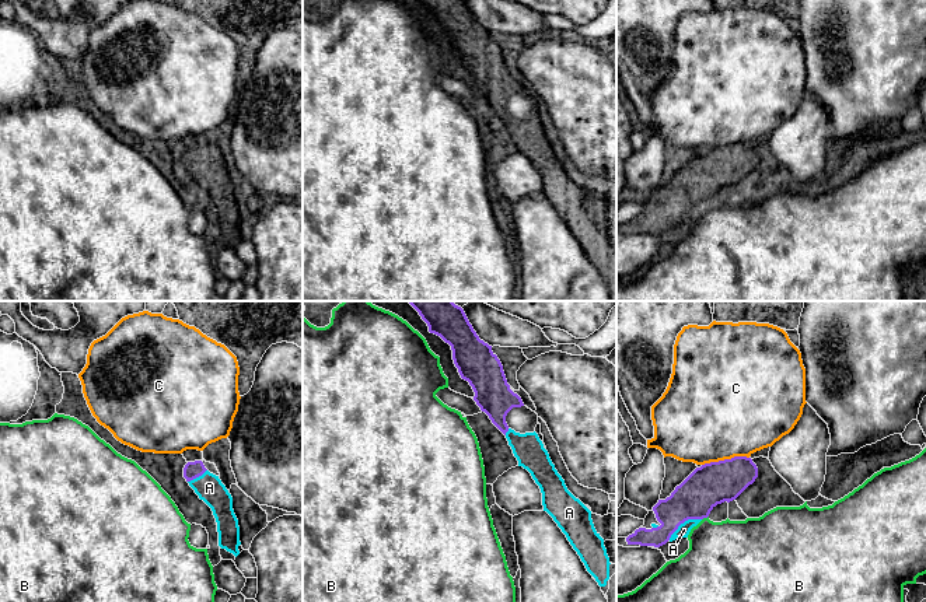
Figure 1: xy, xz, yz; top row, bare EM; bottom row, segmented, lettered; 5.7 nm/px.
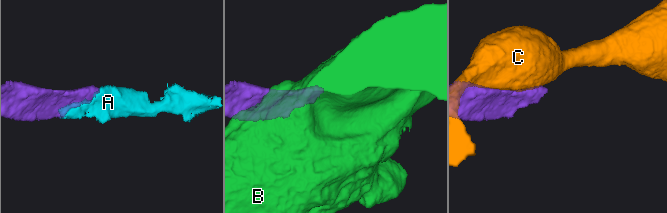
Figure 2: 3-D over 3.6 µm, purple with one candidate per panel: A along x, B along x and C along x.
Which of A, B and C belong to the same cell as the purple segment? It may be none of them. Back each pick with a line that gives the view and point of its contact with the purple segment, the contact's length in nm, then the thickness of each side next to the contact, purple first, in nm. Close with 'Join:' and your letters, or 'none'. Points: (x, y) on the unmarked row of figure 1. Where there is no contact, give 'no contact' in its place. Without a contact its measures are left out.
A: yz (682, 209) | 220 nm | 240/70 nm
Join: A

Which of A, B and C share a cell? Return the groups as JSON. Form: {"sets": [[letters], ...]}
{"sets": [["A"], ["B"], ["C"]]}

